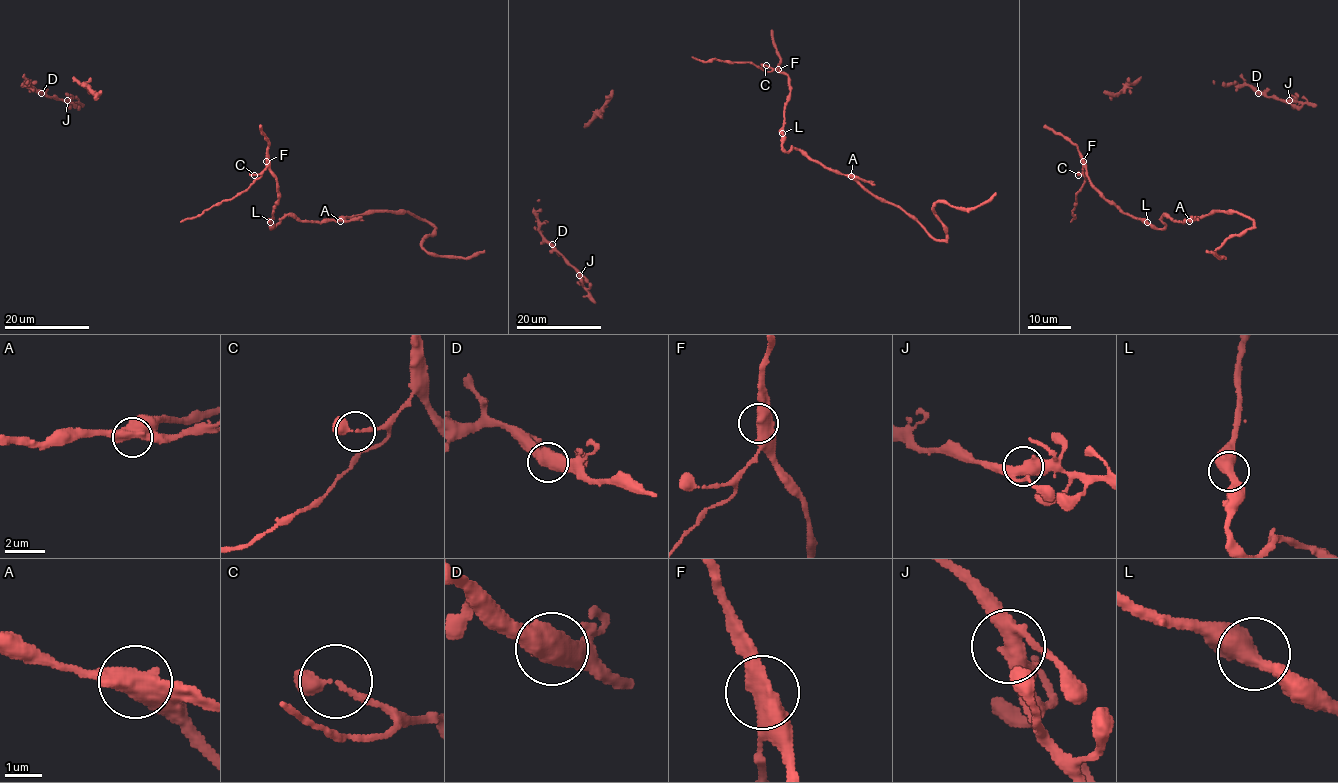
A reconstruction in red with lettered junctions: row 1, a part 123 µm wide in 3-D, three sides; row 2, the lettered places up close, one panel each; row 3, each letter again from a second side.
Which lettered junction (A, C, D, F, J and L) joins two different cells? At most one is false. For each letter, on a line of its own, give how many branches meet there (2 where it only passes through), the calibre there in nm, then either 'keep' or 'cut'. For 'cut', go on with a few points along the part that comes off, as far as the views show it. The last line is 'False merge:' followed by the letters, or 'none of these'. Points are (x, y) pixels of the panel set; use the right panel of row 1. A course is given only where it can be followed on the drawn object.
A: 2 branches meet; 550 nm thick; cut
C: 1 branches meet; 440 nm thick; keep
D: 2 branches meet; 550 nm thick; keep
F: 2 branches meet; 550 nm thick; keep
J: 3 branches meet; 420 nm thick; keep
L: 2 branches meet; 480 nm thick; keep
False merge: A

